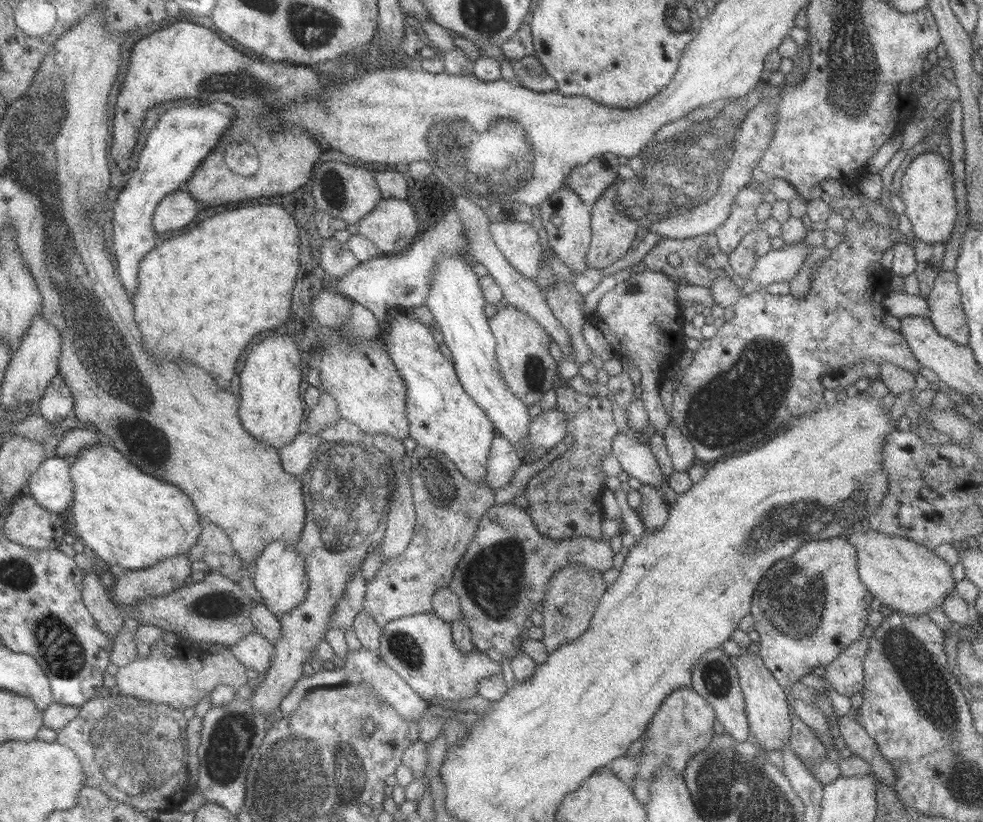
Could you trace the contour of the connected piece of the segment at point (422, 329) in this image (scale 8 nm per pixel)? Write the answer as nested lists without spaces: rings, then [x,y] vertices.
[[[405,312],[405,314],[398,314],[395,318],[389,318],[389,328],[387,328],[383,340],[384,349],[391,355],[391,359],[395,363],[395,367],[398,369],[400,376],[404,379],[406,384],[406,416],[409,422],[409,436],[414,438],[416,442],[424,447],[429,448],[430,450],[437,450],[442,454],[445,454],[452,462],[456,465],[456,468],[471,482],[482,482],[487,484],[487,464],[489,461],[489,452],[491,449],[492,439],[496,435],[496,430],[493,427],[493,422],[488,418],[488,415],[482,410],[480,407],[476,405],[476,402],[472,400],[472,397],[468,396],[462,385],[460,385],[460,381],[458,380],[458,375],[455,371],[455,366],[453,363],[446,359],[442,352],[440,351],[434,336],[432,334],[432,330],[430,327],[425,326],[420,323],[416,318],[412,316],[410,312]]]

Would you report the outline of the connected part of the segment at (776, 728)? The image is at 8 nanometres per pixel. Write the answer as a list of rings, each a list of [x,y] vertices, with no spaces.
[[[744,649],[740,656],[732,657],[732,662],[739,674],[739,683],[745,698],[745,711],[750,726],[751,739],[764,751],[782,751],[782,745],[790,741],[792,715],[789,703],[791,698],[786,695],[784,688],[766,668],[764,661],[757,655]]]

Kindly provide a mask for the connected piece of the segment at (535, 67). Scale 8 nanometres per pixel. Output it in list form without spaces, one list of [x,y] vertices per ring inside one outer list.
[[[535,55],[512,61],[516,82],[536,92],[557,90],[557,82],[547,73]]]

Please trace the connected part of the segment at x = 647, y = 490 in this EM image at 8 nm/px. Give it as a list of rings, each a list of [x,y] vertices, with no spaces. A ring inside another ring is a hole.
[[[641,483],[638,490],[641,492],[641,503],[637,511],[648,530],[654,532],[666,522],[670,504],[662,491],[651,484]]]

